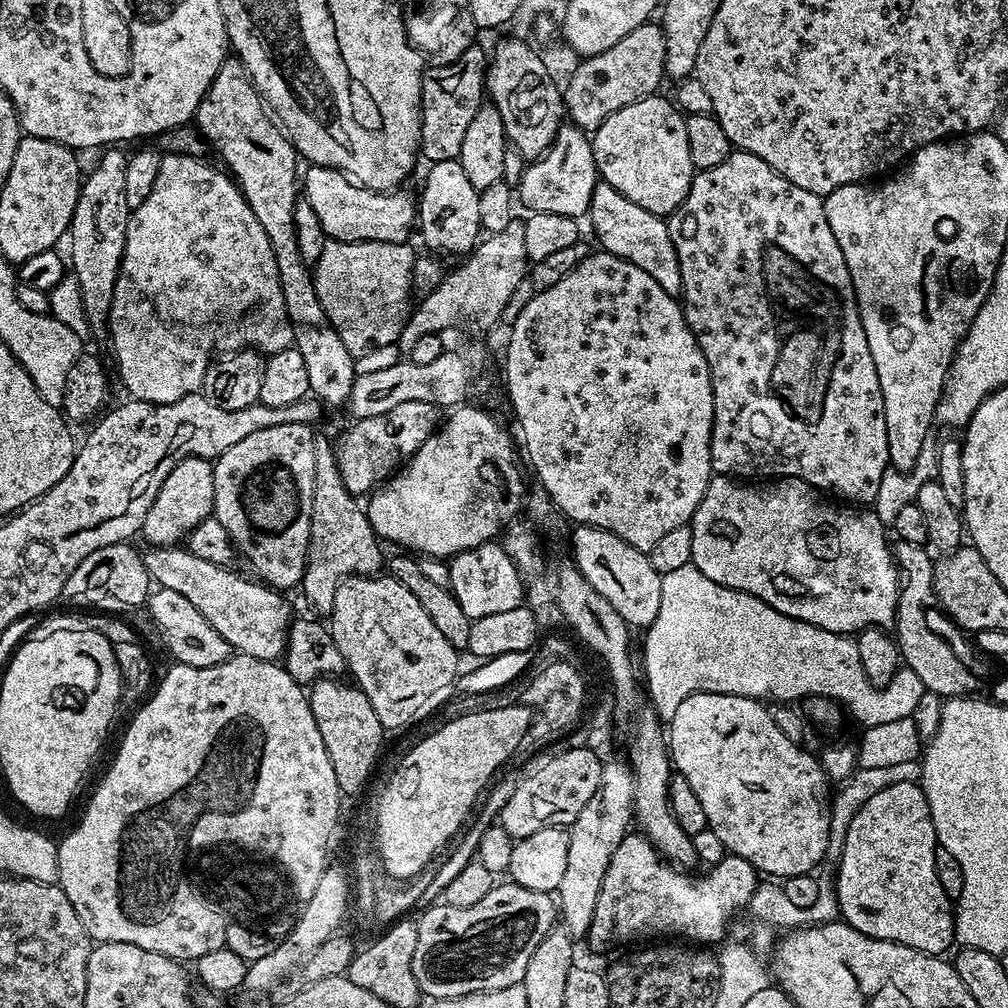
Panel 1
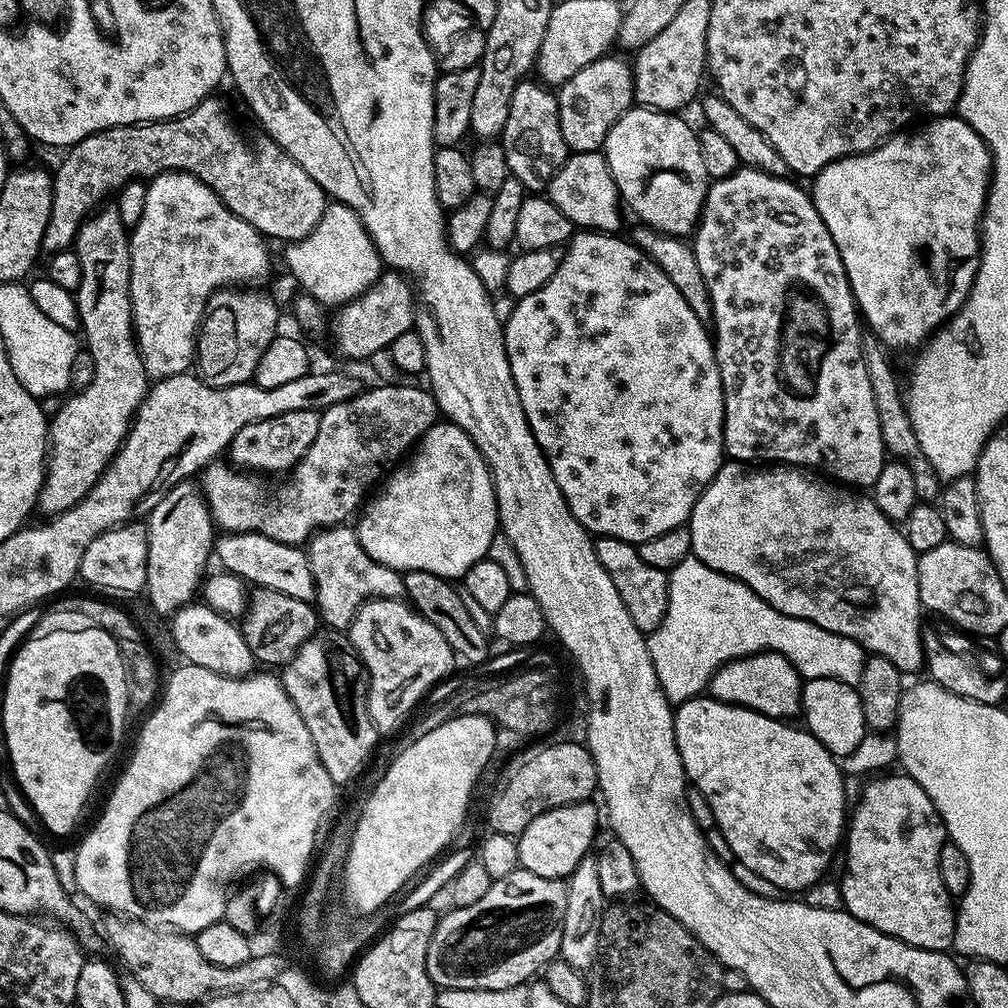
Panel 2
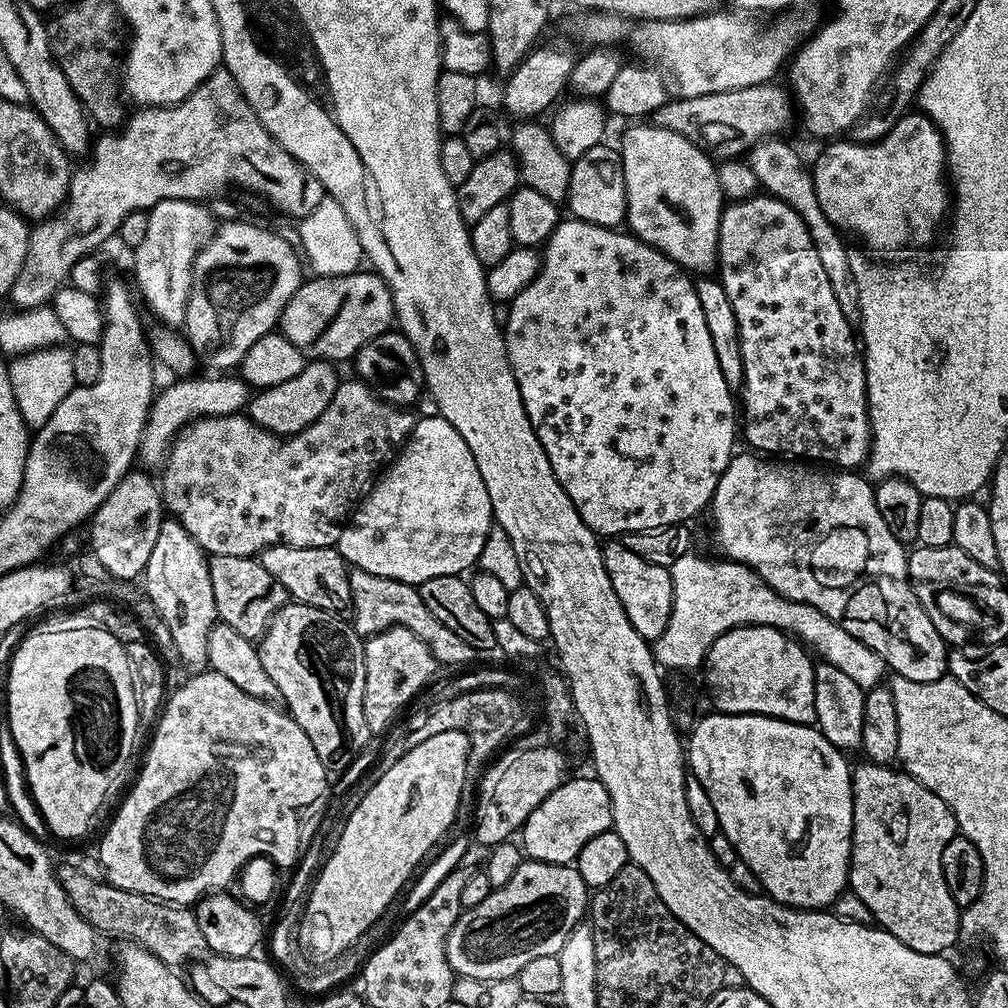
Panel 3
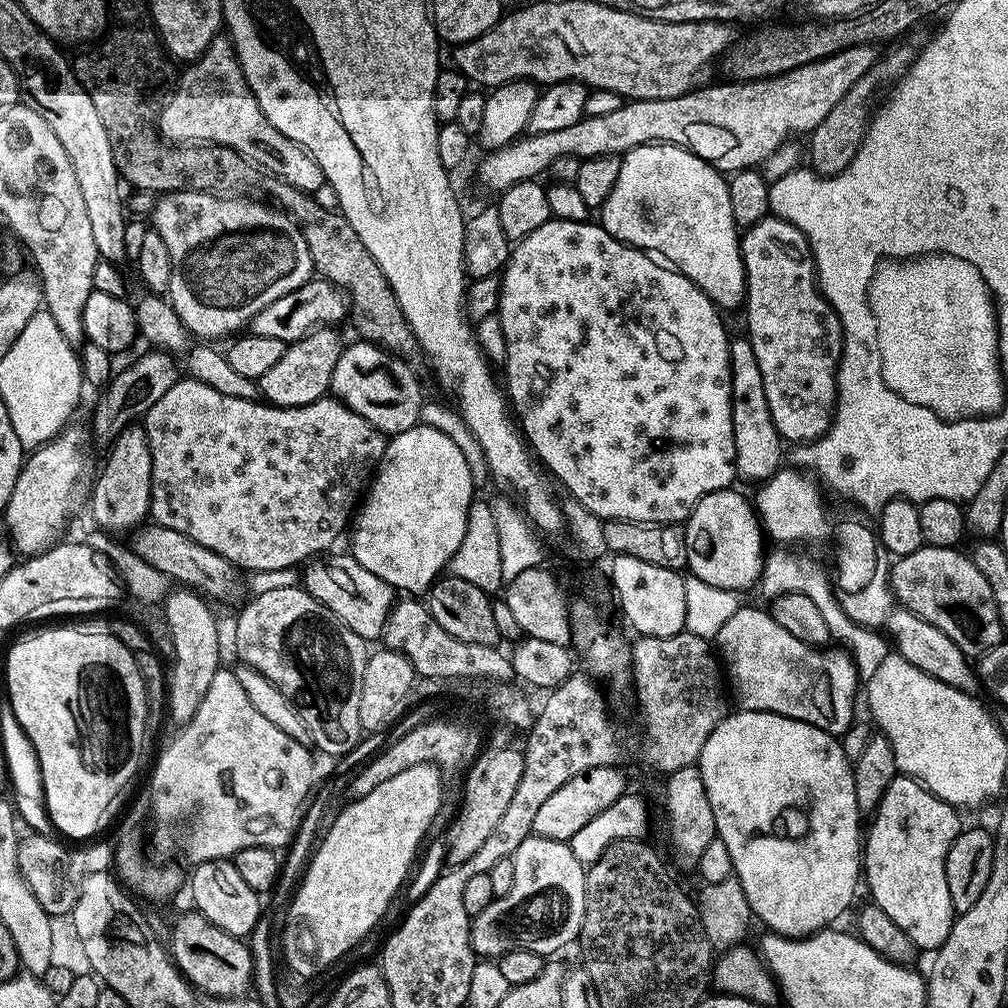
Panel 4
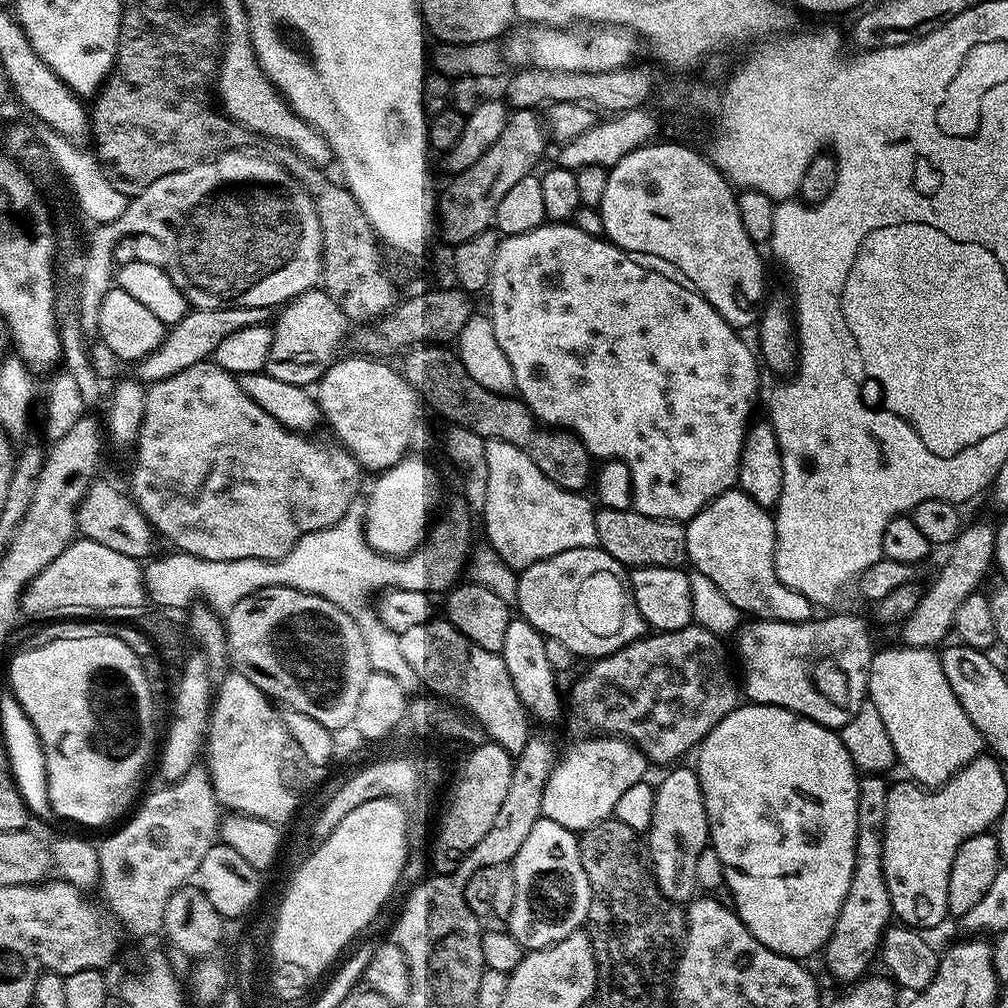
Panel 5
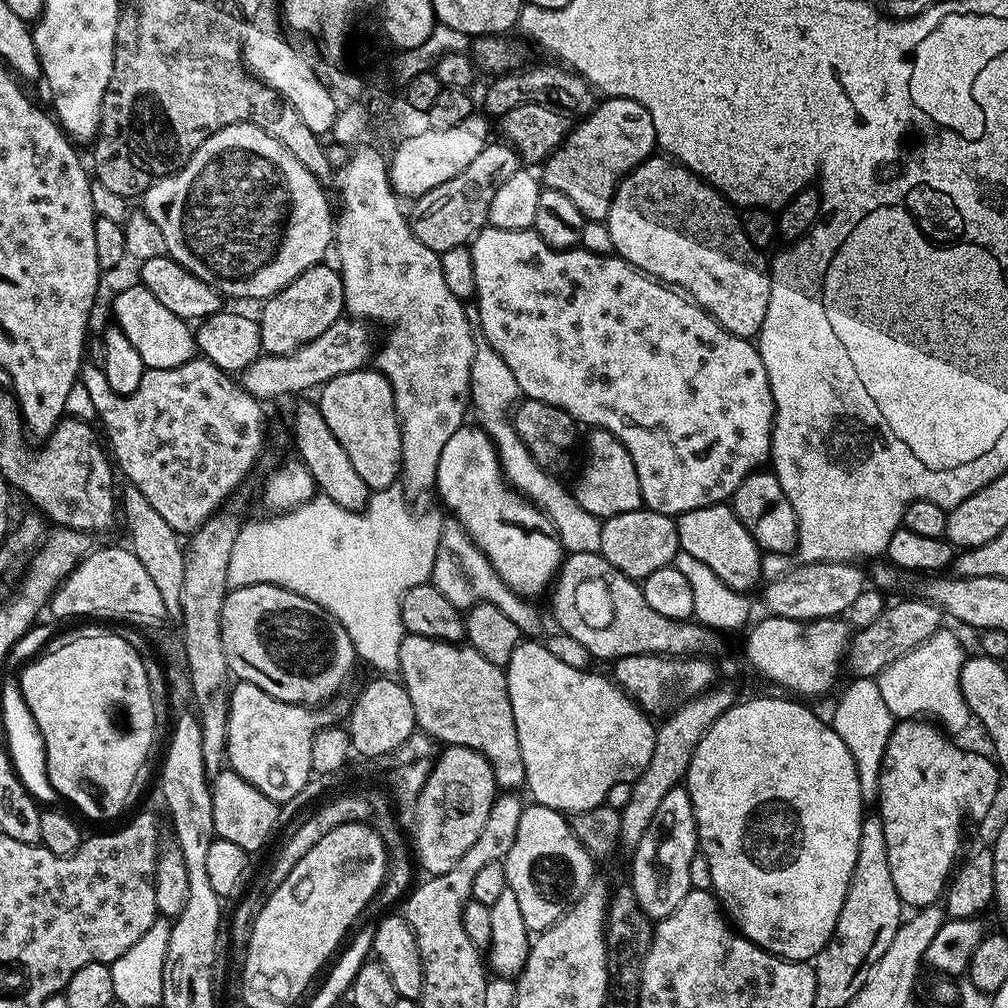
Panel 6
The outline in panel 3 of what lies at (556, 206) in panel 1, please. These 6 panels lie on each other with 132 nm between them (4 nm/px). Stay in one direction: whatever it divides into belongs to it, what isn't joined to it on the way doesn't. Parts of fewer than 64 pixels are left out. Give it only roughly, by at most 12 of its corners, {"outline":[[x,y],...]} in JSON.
{"outline":[[608,142],[572,161],[571,215],[619,229],[622,158]]}

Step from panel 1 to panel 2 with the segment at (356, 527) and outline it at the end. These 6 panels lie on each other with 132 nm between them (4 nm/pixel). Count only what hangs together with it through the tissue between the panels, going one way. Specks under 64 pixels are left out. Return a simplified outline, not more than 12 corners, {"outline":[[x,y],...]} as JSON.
{"outline":[[355,527],[306,551],[314,607],[347,630],[367,600],[404,596],[403,575],[362,550]]}

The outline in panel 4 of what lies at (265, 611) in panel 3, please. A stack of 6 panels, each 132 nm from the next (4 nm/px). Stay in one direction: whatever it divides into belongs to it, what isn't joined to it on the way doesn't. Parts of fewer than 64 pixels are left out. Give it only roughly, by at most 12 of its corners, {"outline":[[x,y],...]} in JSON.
{"outline":[[148,522],[132,553],[177,585],[232,596],[241,569],[194,538]]}

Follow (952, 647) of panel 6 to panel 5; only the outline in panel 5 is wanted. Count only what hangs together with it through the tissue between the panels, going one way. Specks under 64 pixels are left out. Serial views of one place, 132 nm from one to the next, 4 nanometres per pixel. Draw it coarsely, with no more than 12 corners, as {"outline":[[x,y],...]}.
{"outline":[[930,648],[873,655],[867,699],[931,790],[985,747]]}

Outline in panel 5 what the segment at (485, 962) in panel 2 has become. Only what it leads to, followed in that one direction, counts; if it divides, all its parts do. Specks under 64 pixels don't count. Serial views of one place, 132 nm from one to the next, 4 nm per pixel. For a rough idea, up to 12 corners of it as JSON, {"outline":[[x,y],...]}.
{"outline":[[540,819],[510,865],[506,931],[545,948],[587,921],[577,833]]}

